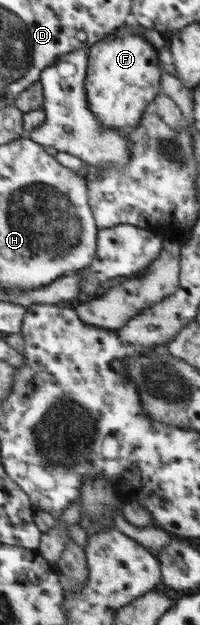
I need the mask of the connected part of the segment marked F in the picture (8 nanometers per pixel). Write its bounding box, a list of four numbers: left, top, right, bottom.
[85,25,161,130]

